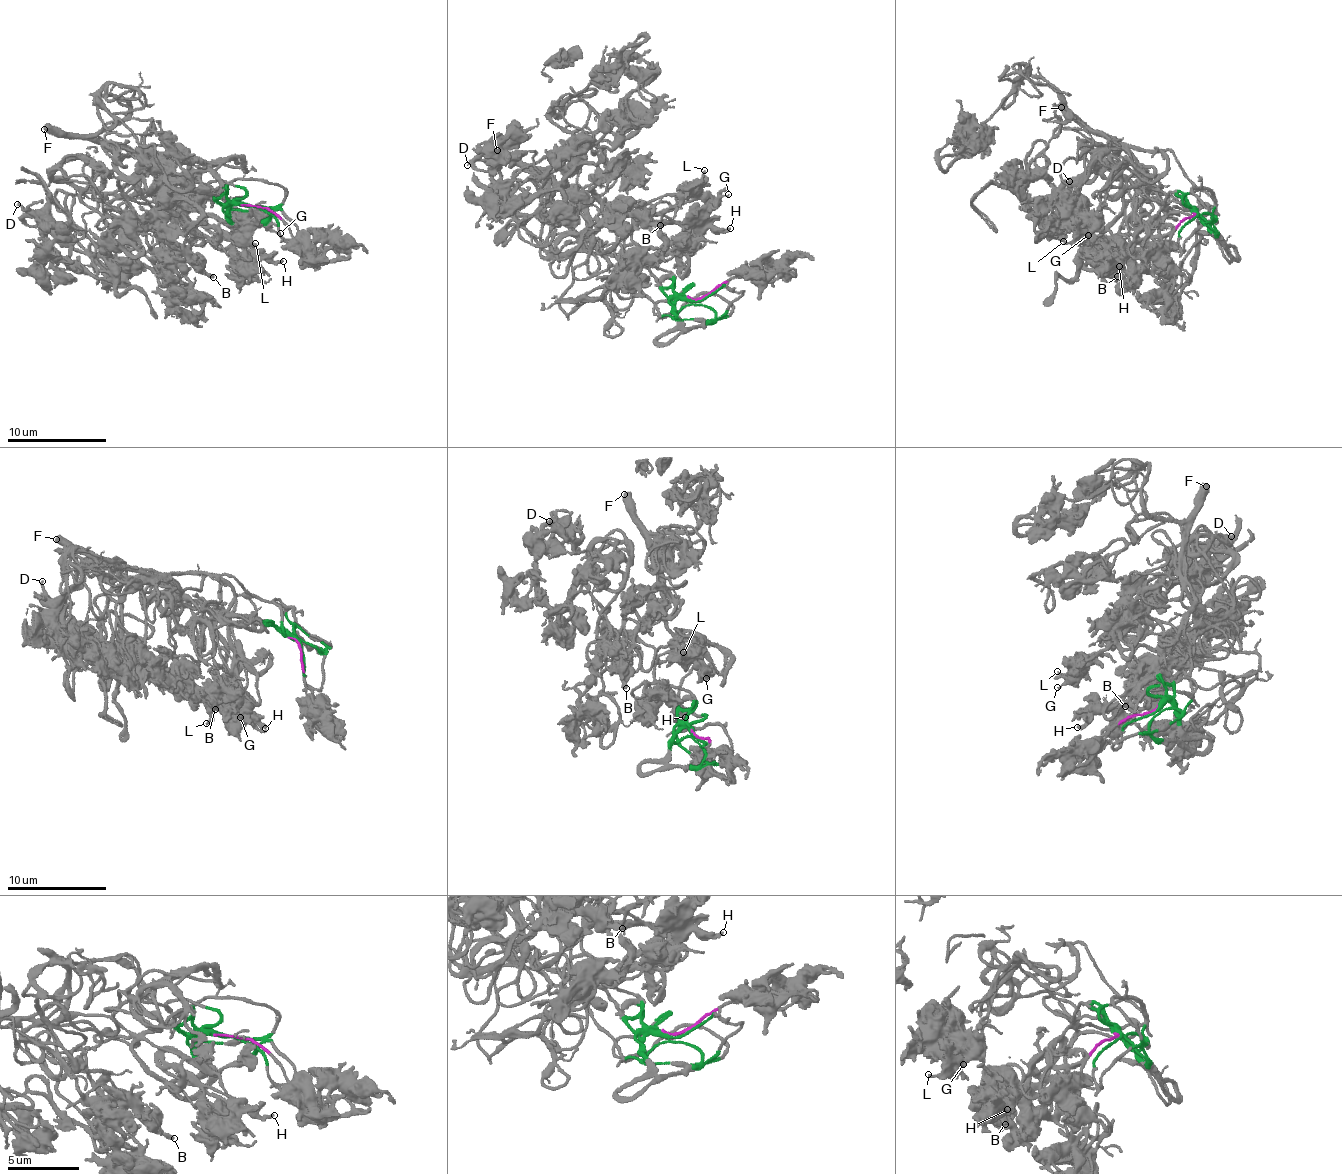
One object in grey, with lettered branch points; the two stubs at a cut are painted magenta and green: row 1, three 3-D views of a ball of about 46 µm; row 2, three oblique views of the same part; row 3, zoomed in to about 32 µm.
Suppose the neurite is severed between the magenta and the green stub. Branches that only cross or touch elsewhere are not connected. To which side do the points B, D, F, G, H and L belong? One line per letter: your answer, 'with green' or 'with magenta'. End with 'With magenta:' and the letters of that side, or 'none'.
B: with green
D: with green
F: with green
G: with green
H: with green
L: with green
With magenta: none

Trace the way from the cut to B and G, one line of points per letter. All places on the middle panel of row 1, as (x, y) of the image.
B: (695, 301), (640, 266), (628, 268), (613, 247), (588, 247), (578, 234), (619, 215), (660, 225)
G: (695, 301), (640, 266), (618, 262), (616, 247), (658, 203), (675, 208), (729, 194)

